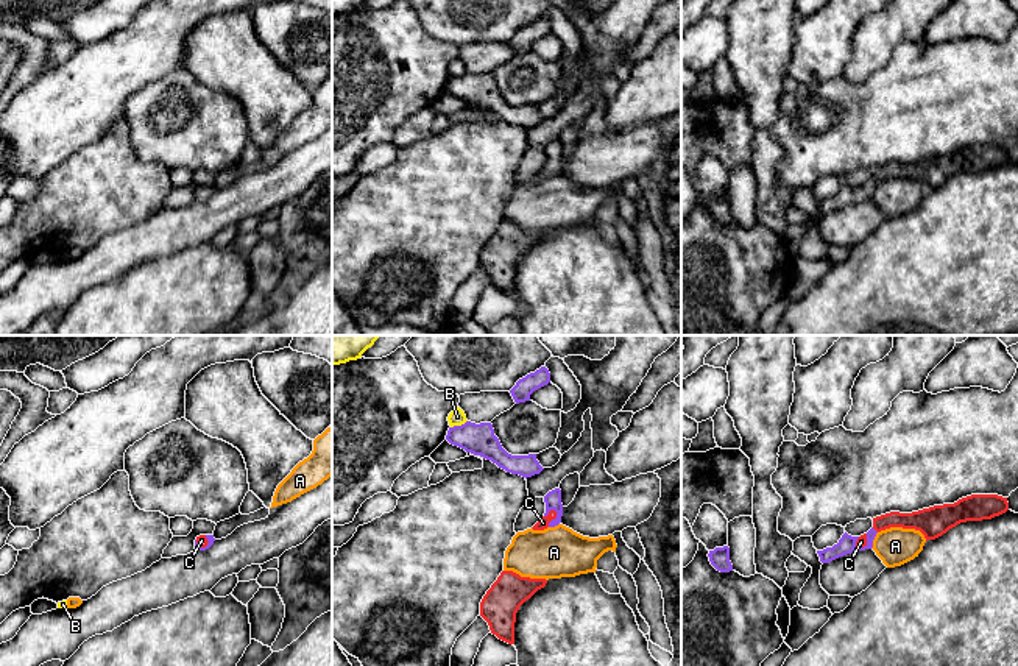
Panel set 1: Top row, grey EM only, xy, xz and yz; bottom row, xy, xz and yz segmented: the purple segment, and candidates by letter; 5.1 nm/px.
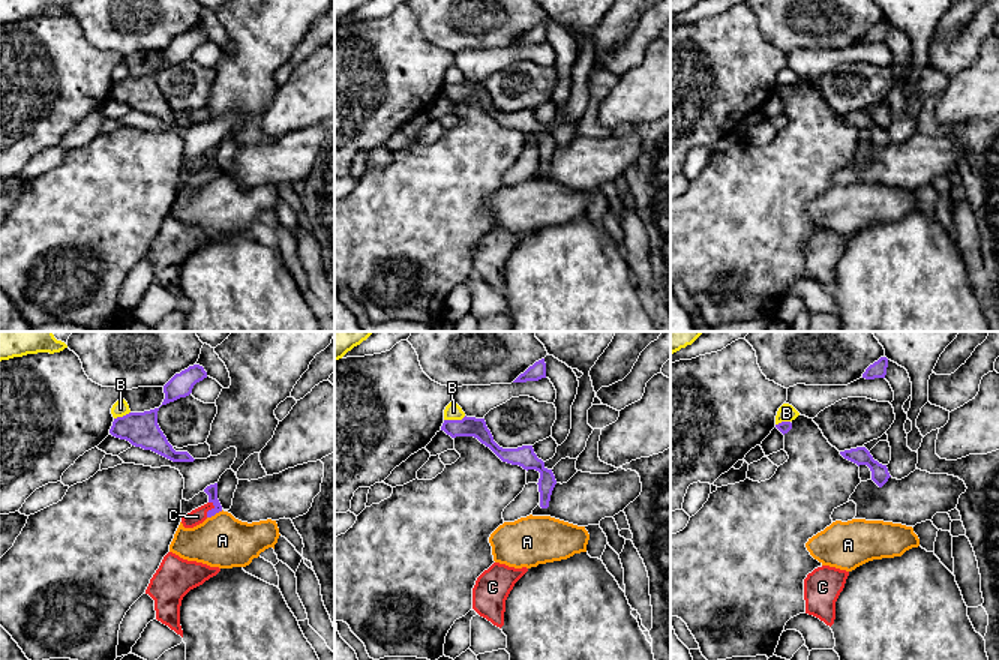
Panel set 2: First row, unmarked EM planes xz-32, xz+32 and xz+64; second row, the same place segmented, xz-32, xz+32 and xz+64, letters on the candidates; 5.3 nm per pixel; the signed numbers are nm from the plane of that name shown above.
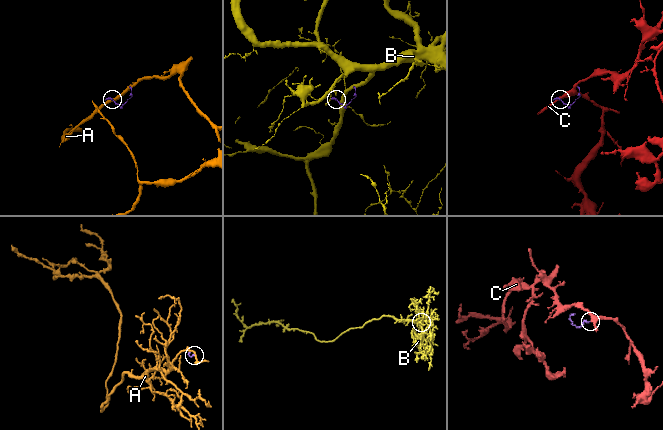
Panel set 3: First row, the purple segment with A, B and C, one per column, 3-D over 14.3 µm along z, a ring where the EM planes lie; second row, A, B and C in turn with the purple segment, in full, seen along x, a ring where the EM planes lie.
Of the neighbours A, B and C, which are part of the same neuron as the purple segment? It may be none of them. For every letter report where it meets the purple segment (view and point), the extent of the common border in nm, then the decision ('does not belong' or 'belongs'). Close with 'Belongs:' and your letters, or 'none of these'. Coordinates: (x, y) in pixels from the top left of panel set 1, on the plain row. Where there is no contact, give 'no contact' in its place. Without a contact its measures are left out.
A: meets purple in yz at (873, 189); contact 100 nm long; does not belong
B: meets purple in xz at (459, 77); contact 100 nm long; does not belong
C: meets purple in xz at (555, 169); contact 100 nm long; belongs
Belongs: C

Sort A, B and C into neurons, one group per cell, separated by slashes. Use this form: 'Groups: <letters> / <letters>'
Groups: A / B / C

